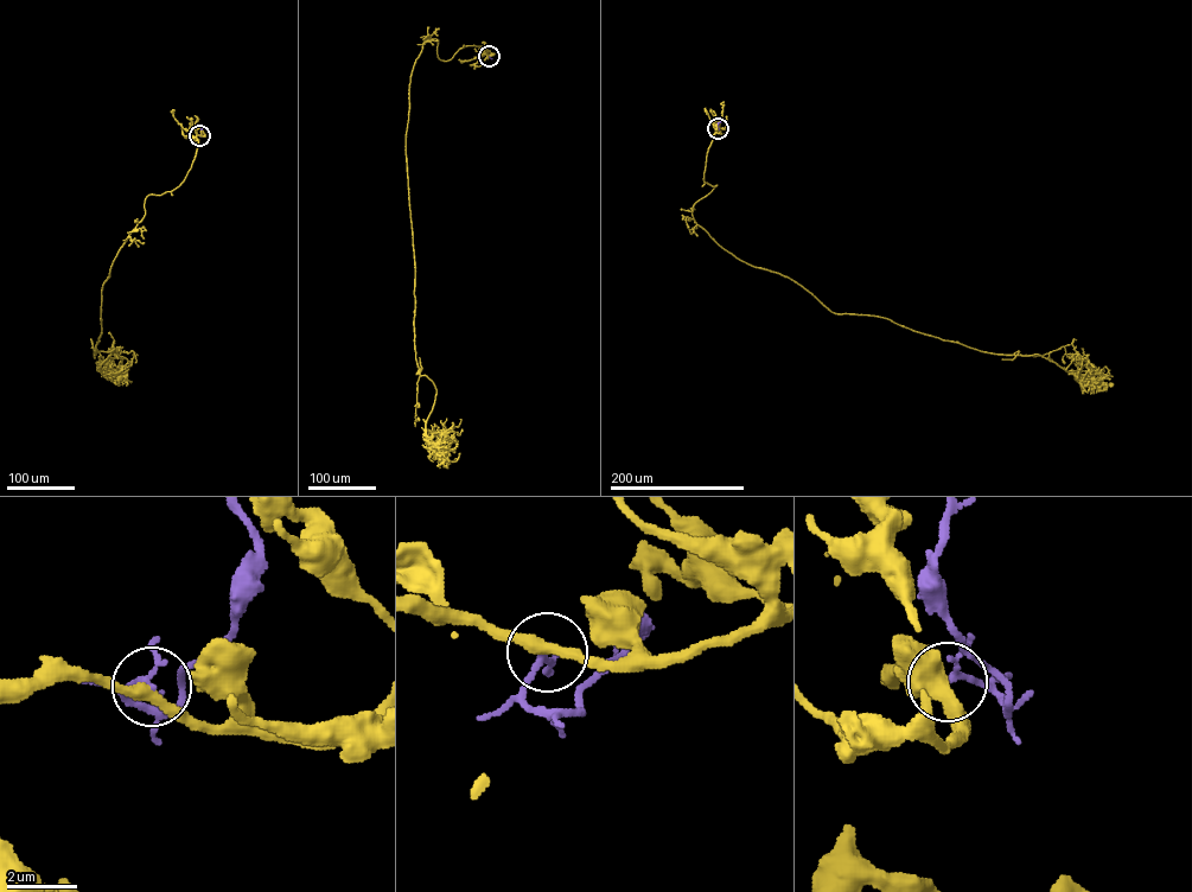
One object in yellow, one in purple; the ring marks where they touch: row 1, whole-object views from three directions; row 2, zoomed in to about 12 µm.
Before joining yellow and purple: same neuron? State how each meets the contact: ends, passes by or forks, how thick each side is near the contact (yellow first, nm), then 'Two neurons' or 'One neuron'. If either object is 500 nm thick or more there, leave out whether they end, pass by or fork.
At the ring yellow passes by. At the ring purple passes by. Thickness 320 nm (yellow) against 140 nm. Two neurons

